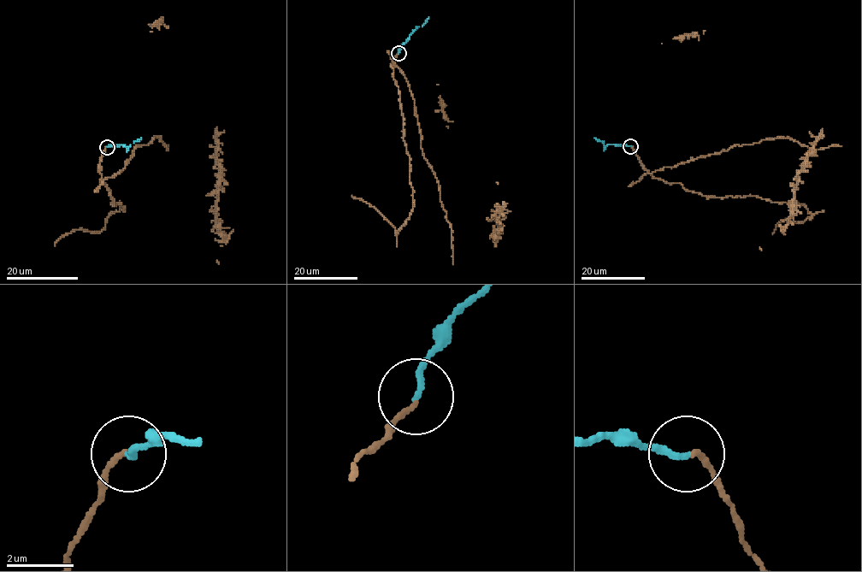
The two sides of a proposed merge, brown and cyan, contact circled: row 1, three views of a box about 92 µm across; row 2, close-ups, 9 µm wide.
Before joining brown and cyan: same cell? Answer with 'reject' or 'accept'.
accept

